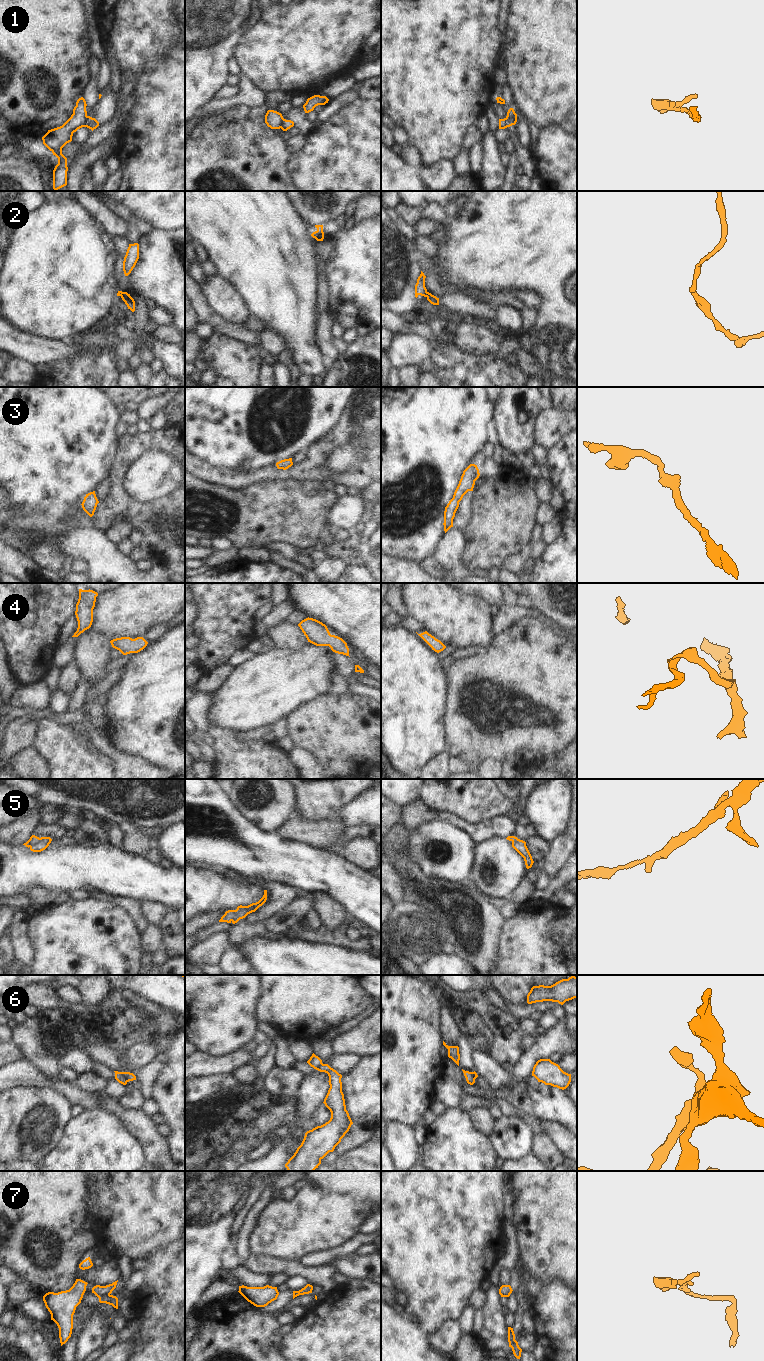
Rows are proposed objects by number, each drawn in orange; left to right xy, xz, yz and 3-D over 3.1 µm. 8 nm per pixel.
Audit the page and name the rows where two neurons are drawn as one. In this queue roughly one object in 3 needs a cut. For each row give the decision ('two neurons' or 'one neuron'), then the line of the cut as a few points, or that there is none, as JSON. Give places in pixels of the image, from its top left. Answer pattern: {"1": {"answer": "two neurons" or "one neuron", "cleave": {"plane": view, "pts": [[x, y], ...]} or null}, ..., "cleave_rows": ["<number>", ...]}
{"1": {"answer": "two neurons", "cleave": {"plane": "xz", "pts": [[284, 119], [280, 127]]}}, "2": {"answer": "two neurons", "cleave": {"plane": "yz", "pts": [[428, 292], [426, 296]]}}, "3": {"answer": "one neuron", "cleave": null}, "4": {"answer": "one neuron", "cleave": null}, "5": {"answer": "one neuron", "cleave": null}, "6": {"answer": "two neurons", "cleave": {"plane": "xy", "pts": [[122, 1072], [128, 1081]]}}, "7": {"answer": "two neurons", "cleave": {"plane": "xy", "pts": [[109, 1294], [98, 1297]]}}, "cleave_rows": ["1", "2", "6", "7"]}

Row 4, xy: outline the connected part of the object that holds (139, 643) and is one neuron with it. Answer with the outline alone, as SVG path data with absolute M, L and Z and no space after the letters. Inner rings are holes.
M121 637L111 640L110 643L113 648L119 650L123 655L138 653L148 644L143 637L137 637L135 639L130 637Z

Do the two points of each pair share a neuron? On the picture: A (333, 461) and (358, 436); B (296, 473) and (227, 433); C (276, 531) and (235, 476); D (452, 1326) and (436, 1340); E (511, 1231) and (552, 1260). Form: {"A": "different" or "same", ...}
{"A": "different", "B": "different", "C": "different", "D": "same", "E": "different"}

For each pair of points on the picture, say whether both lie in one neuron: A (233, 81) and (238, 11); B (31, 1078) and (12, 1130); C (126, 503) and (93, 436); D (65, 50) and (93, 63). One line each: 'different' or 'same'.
A: different
B: different
C: different
D: different

